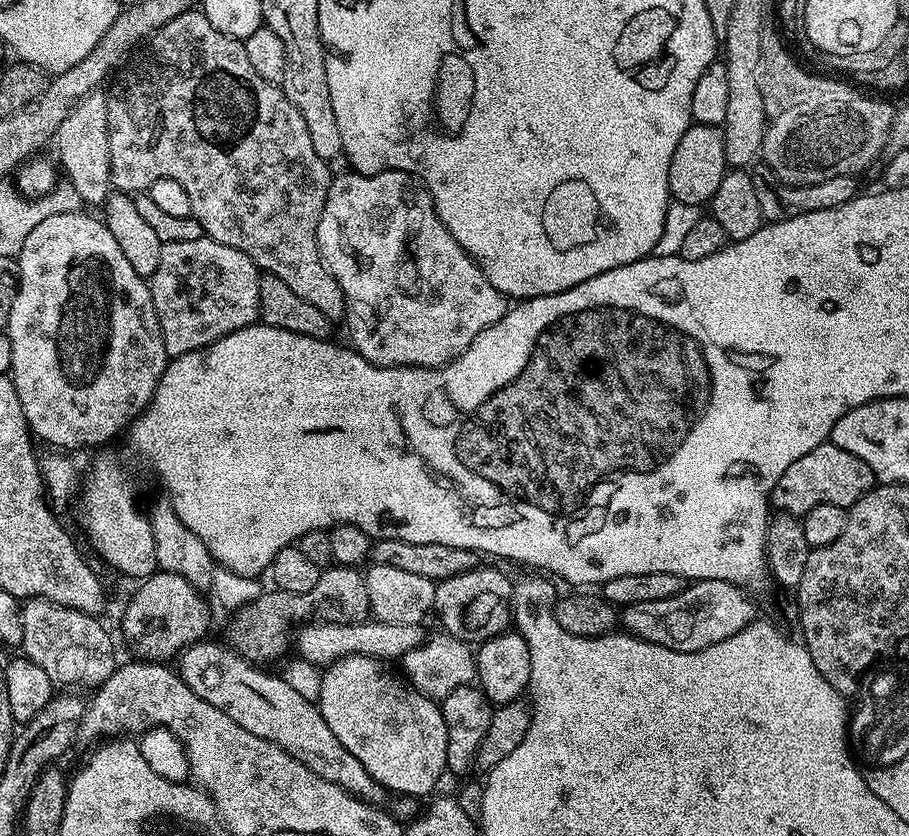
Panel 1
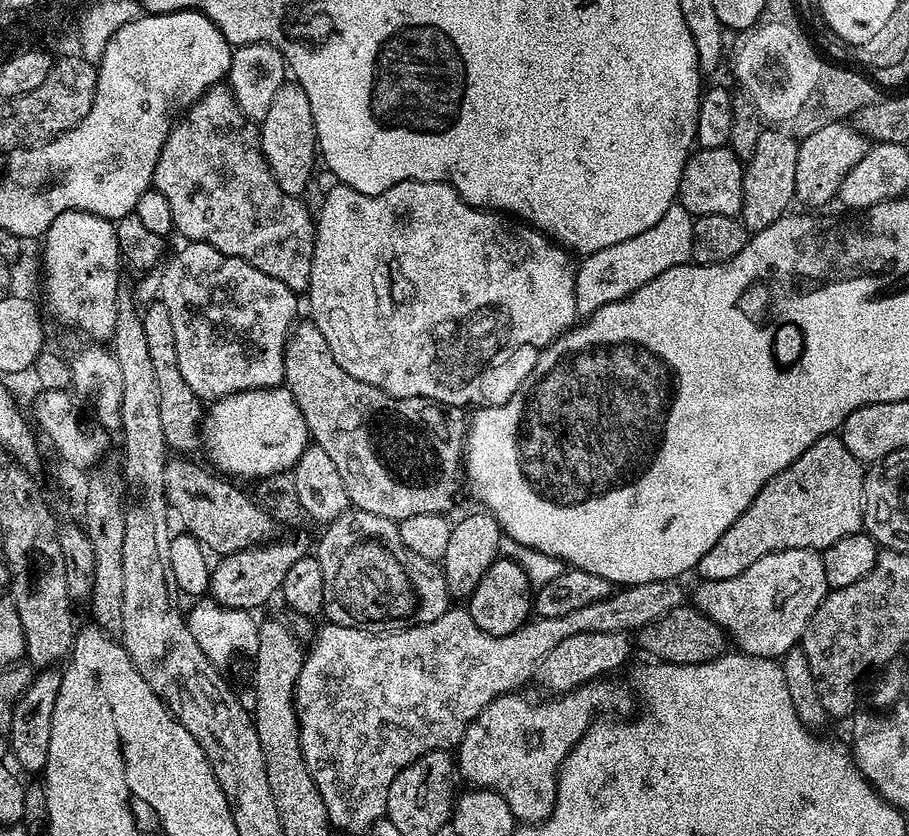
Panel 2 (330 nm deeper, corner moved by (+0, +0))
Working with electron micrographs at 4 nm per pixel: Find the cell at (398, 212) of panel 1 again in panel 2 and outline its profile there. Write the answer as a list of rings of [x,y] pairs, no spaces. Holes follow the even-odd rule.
[[[407,180],[406,182],[398,182],[377,196],[362,194],[358,190],[354,190],[350,186],[339,182],[333,183],[333,185],[333,188],[325,194],[324,201],[320,204],[320,216],[318,212],[318,215],[315,217],[316,241],[314,242],[314,254],[310,262],[310,282],[308,283],[306,299],[308,299],[308,308],[312,311],[310,319],[313,324],[318,326],[318,330],[322,330],[322,338],[326,338],[326,346],[330,346],[330,354],[334,354],[334,362],[338,362],[338,366],[342,366],[342,370],[346,370],[346,374],[358,378],[358,382],[366,382],[370,386],[378,386],[378,390],[386,390],[386,394],[397,396],[398,398],[422,398],[423,400],[431,400],[441,406],[449,406],[448,404],[456,404],[452,406],[468,406],[468,380],[472,380],[472,372],[476,372],[476,368],[480,368],[480,364],[484,364],[484,360],[488,360],[488,356],[492,356],[492,352],[496,352],[496,348],[500,348],[500,344],[504,344],[504,340],[532,340],[532,345],[535,348],[546,348],[548,345],[553,344],[562,333],[568,331],[569,328],[577,323],[575,298],[576,268],[574,267],[574,260],[573,262],[571,260],[573,257],[565,249],[561,248],[559,244],[545,236],[544,233],[533,228],[531,223],[521,222],[519,219],[502,212],[486,208],[476,208],[472,204],[467,204],[451,184],[438,180]]]

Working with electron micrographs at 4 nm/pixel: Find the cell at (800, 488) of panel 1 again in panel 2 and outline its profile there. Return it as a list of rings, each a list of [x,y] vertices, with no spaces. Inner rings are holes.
[[[839,435],[823,436],[814,442],[786,470],[774,474],[750,502],[750,506],[702,554],[695,575],[700,580],[721,580],[742,574],[758,558],[782,550],[810,548],[823,550],[838,538],[861,531],[864,526],[865,465],[840,440]]]

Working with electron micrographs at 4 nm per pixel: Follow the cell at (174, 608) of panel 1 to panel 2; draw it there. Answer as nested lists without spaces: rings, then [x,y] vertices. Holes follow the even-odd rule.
[[[296,536],[293,540],[273,539],[255,548],[247,548],[229,556],[221,556],[211,565],[208,592],[222,608],[233,608],[243,612],[252,612],[260,608],[273,595],[279,593],[282,578],[286,578],[290,566],[298,562],[310,548],[310,540],[304,536]]]

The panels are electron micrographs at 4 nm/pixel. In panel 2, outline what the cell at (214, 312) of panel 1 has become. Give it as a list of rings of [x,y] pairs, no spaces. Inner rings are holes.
[[[195,242],[183,246],[185,248],[172,261],[169,259],[163,265],[158,300],[170,310],[174,346],[178,350],[178,370],[182,370],[186,386],[194,390],[201,402],[220,400],[223,396],[251,388],[281,387],[284,384],[284,347],[298,320],[297,293],[278,282],[278,278],[262,274],[262,270],[250,266],[250,262],[222,254],[214,250],[214,246]]]

